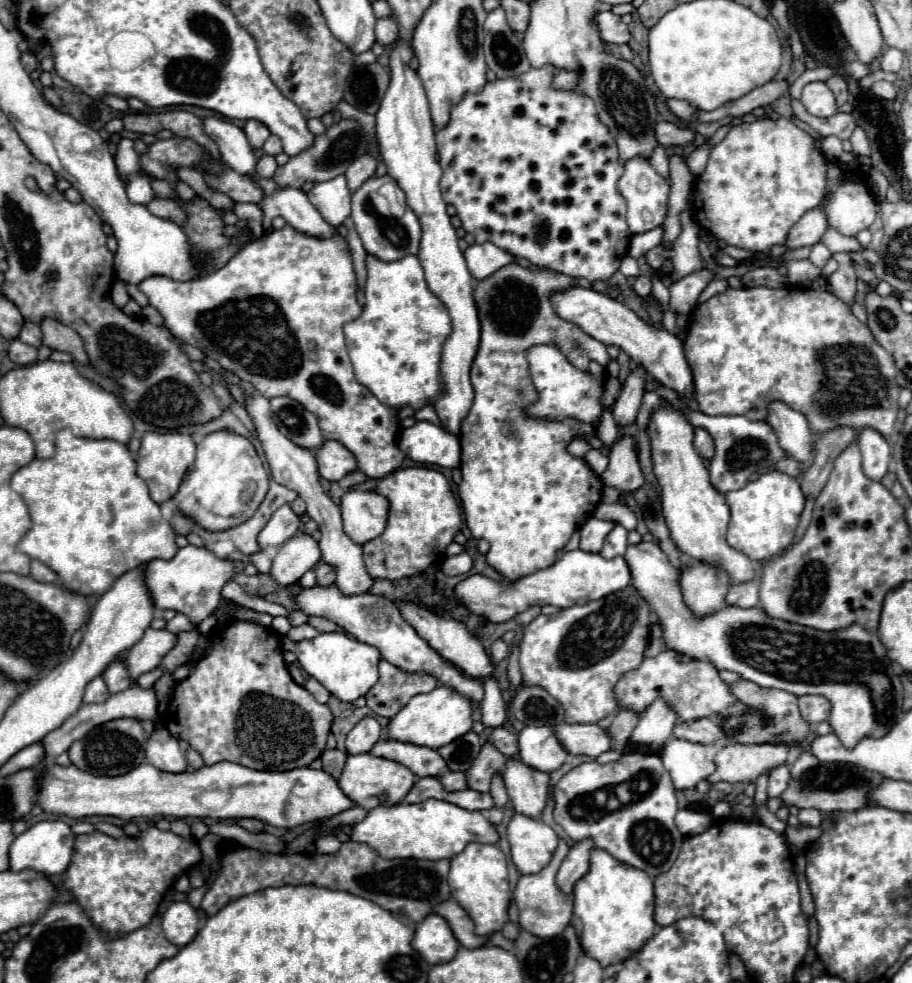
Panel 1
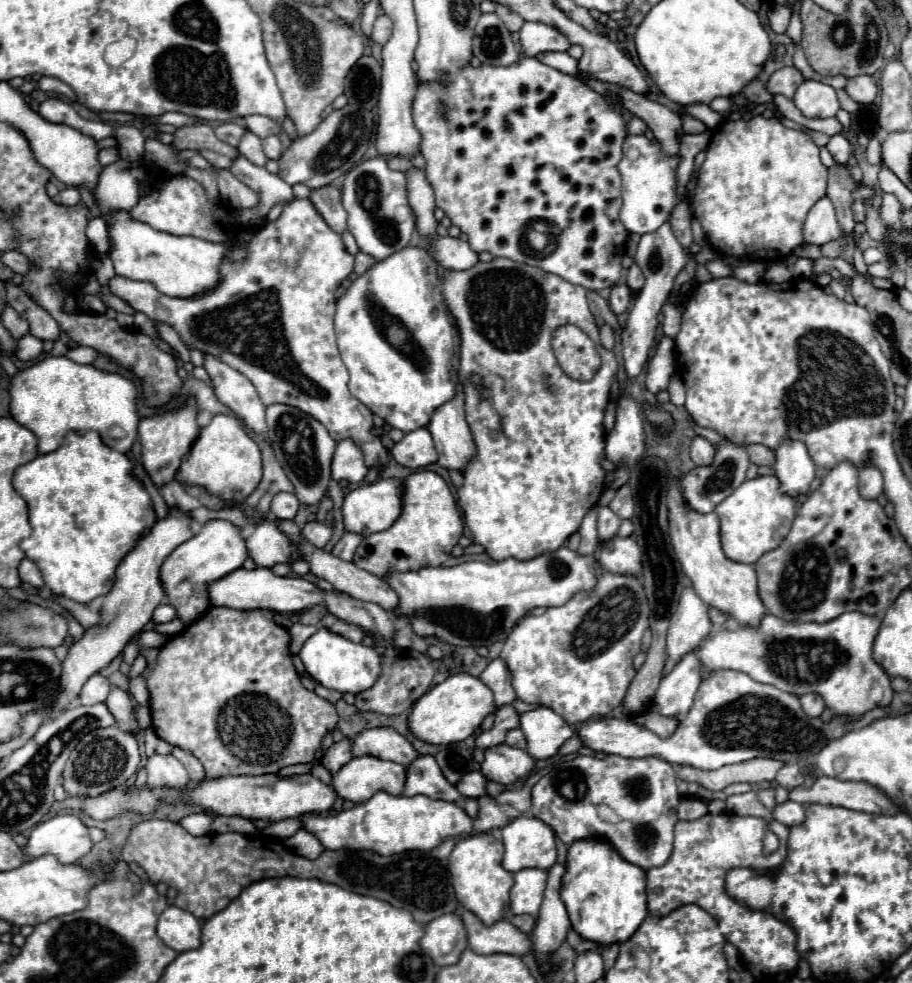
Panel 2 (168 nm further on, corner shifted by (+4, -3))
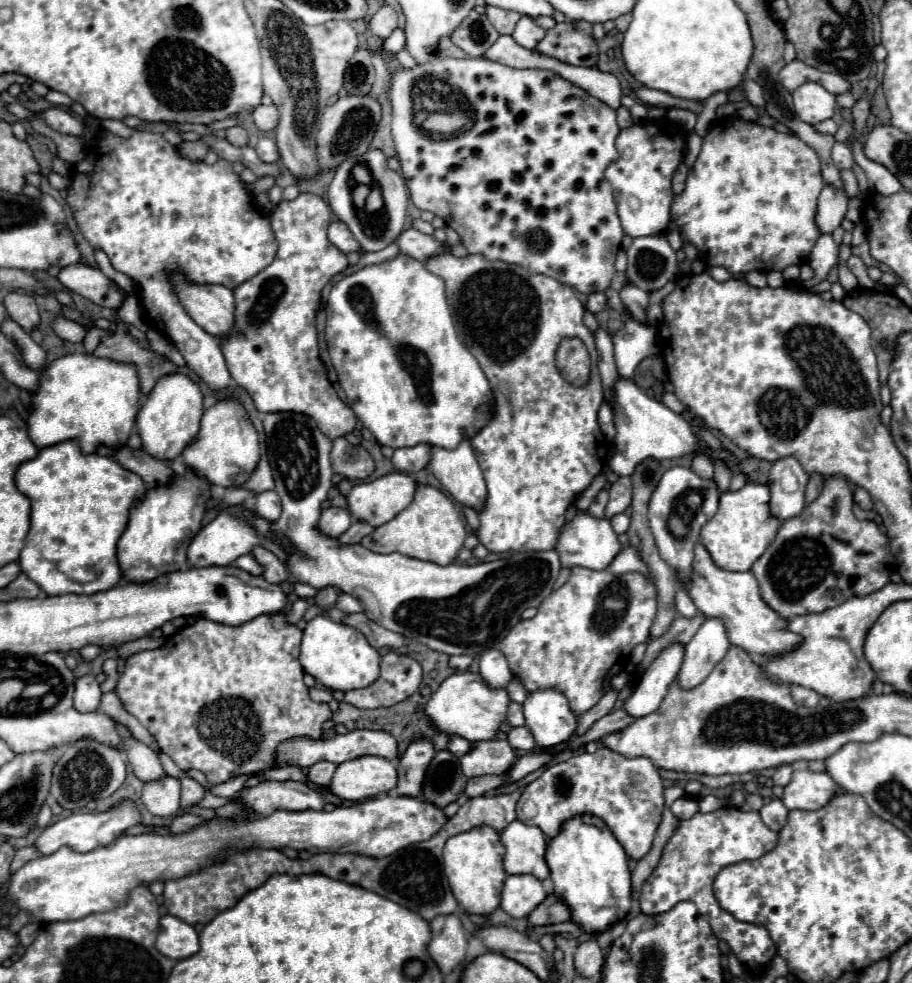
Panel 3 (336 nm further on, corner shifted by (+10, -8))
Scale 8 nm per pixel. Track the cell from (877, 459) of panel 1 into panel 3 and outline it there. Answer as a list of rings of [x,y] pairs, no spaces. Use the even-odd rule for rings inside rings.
[[[856,487],[856,491],[854,491],[854,501],[856,501],[858,507],[862,507],[862,509],[866,509],[866,511],[870,511],[870,509],[874,507],[874,503],[872,503],[872,499],[870,499],[870,493],[868,493],[866,489],[862,489],[862,487]]]

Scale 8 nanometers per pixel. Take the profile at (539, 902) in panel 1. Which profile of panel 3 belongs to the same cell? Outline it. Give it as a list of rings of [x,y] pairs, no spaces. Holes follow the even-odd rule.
[[[508,875],[502,889],[500,907],[514,919],[528,917],[542,901],[546,899],[546,891],[542,881],[532,875]]]

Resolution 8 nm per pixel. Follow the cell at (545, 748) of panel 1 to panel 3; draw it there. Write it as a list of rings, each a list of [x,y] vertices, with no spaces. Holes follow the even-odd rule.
[[[544,689],[530,693],[522,707],[526,727],[530,729],[536,747],[548,749],[574,735],[576,715],[570,711],[570,705],[560,691]]]

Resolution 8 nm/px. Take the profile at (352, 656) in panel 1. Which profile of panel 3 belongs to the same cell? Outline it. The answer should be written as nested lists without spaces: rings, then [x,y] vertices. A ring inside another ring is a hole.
[[[318,615],[308,621],[300,645],[300,663],[304,671],[326,689],[344,693],[368,687],[380,675],[380,653],[372,649],[368,641],[364,641],[362,633],[356,633],[356,629],[348,629],[348,625],[332,621],[328,615]]]

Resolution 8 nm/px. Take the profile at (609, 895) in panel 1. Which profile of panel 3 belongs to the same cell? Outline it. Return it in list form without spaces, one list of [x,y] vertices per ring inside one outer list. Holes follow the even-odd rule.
[[[574,817],[546,849],[554,893],[570,909],[570,921],[586,933],[602,933],[632,911],[630,859],[598,817]]]

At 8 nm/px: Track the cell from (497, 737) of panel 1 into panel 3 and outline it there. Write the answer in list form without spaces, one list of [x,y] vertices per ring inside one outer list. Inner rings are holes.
[[[512,727],[508,733],[508,743],[516,751],[532,751],[534,749],[532,735],[528,733],[526,727]]]

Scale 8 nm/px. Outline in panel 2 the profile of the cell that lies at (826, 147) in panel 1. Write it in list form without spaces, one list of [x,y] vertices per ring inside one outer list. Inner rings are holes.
[[[834,134],[828,142],[828,150],[834,156],[838,164],[848,164],[848,158],[852,156],[852,144],[842,134]]]

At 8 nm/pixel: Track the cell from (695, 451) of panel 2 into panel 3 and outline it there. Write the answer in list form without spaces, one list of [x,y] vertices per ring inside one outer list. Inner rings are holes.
[[[694,453],[694,459],[692,459],[692,471],[704,479],[712,479],[714,475],[714,465],[712,461],[704,455],[704,453]]]

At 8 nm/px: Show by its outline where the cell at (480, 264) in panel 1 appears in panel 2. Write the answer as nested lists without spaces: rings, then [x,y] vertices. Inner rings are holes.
[[[436,236],[428,246],[428,252],[446,270],[468,270],[478,262],[478,254],[468,242],[452,236]]]

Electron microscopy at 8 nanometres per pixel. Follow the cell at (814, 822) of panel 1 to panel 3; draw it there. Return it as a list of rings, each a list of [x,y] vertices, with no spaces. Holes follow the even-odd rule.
[[[772,799],[760,809],[760,817],[772,831],[780,831],[788,821],[788,809],[780,799]]]

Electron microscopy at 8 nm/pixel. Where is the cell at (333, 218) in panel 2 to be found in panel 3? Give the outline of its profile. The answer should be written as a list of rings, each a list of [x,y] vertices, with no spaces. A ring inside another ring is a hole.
[[[342,221],[330,223],[330,227],[328,227],[328,239],[332,241],[332,245],[336,245],[344,253],[362,251],[360,245],[356,245],[356,239],[352,237],[352,233],[348,231],[348,227]]]

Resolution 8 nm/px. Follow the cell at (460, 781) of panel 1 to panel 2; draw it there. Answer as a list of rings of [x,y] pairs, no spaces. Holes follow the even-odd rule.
[[[468,772],[456,784],[456,790],[468,798],[480,798],[486,794],[486,778],[480,772]]]

